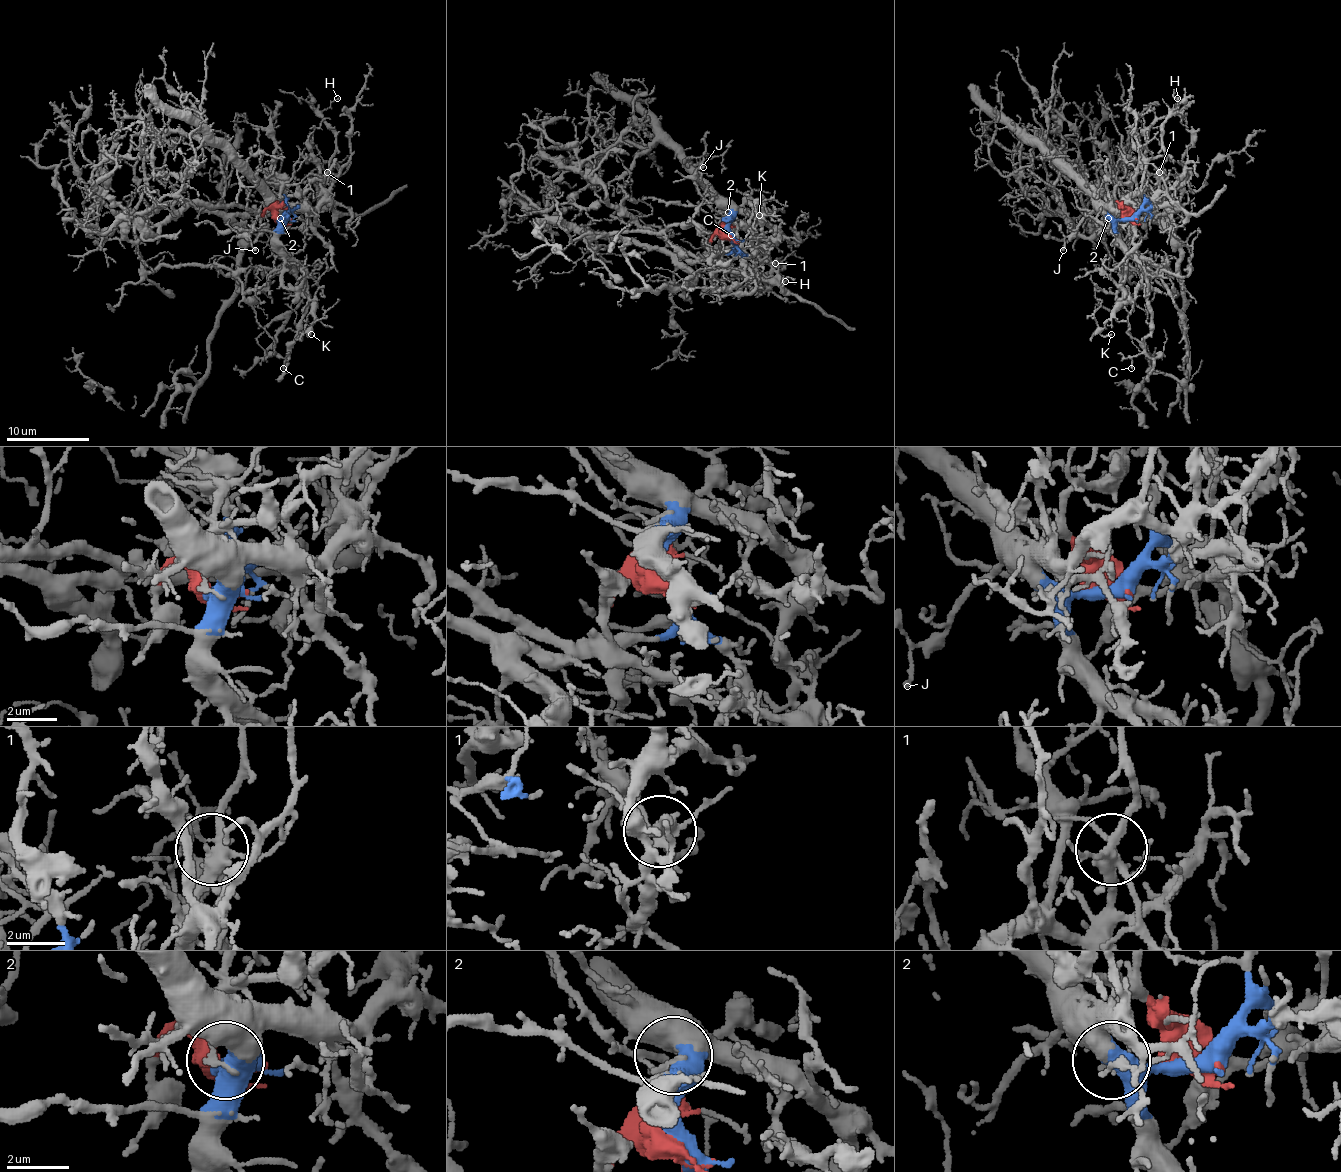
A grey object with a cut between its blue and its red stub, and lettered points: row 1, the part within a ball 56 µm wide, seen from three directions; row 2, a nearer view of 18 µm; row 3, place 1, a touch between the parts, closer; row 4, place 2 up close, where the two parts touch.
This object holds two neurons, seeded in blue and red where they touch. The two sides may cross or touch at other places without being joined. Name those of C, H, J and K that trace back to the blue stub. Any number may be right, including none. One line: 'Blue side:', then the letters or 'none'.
Blue side: C, H, J, K

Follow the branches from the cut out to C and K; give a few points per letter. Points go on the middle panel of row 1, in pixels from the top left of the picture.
C: (730, 237), (726, 220), (755, 251), (749, 255), (740, 249), (736, 237), (730, 234)
K: (730, 237), (726, 220), (751, 245), (761, 232), (761, 210), (757, 203), (755, 212), (759, 216)

